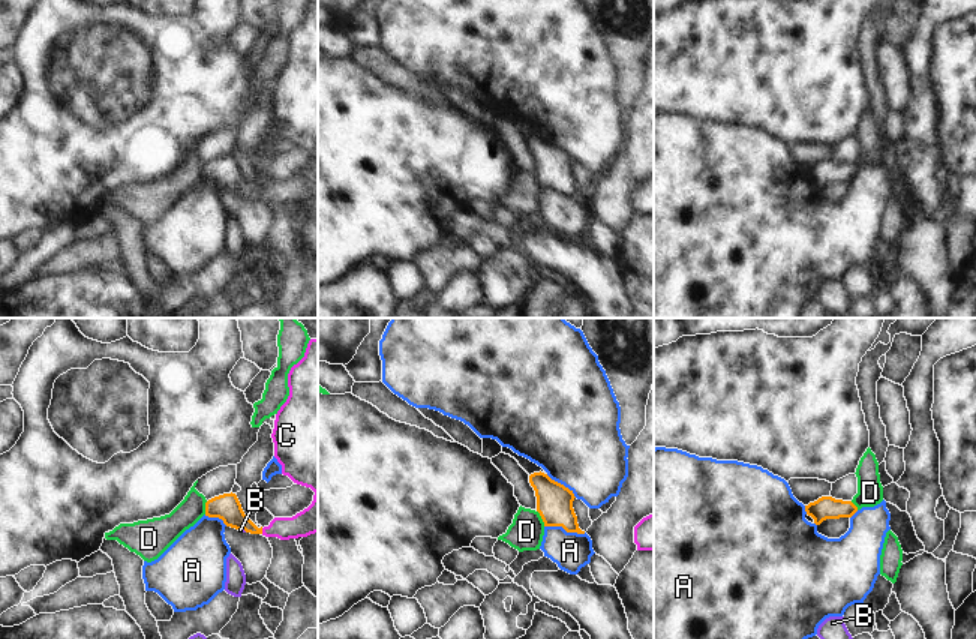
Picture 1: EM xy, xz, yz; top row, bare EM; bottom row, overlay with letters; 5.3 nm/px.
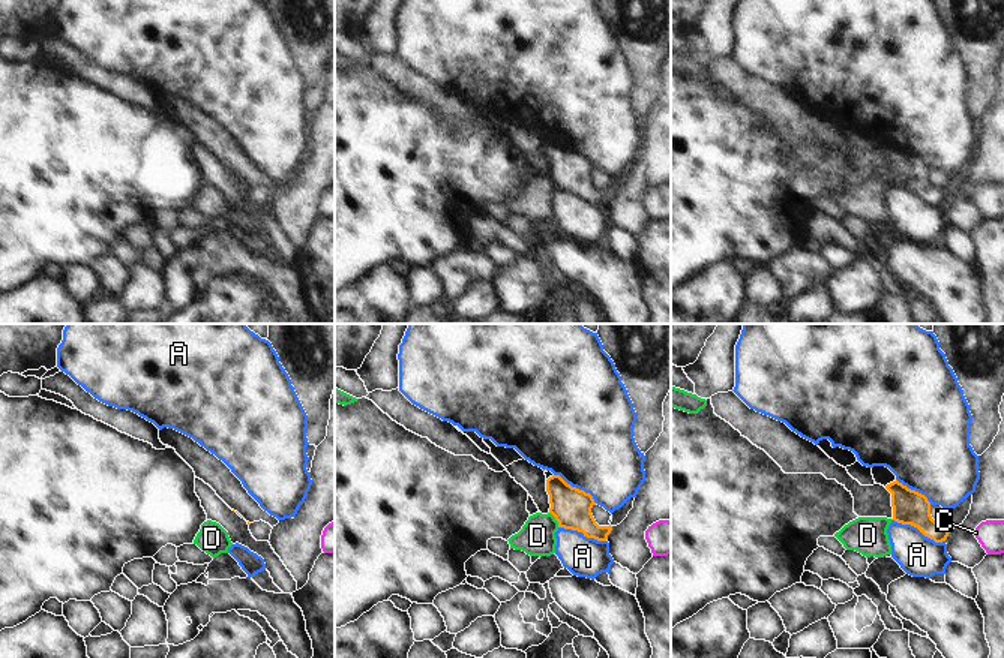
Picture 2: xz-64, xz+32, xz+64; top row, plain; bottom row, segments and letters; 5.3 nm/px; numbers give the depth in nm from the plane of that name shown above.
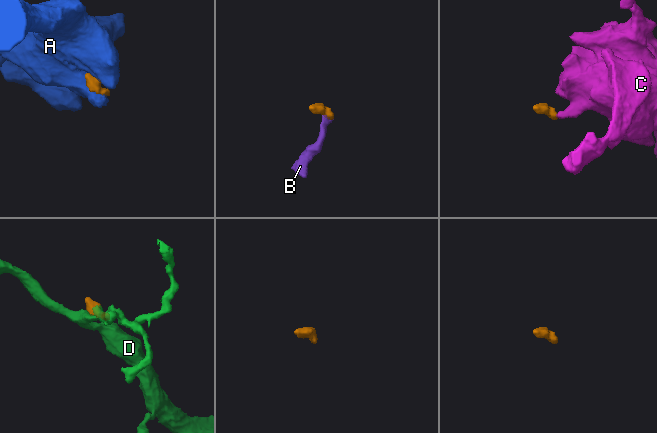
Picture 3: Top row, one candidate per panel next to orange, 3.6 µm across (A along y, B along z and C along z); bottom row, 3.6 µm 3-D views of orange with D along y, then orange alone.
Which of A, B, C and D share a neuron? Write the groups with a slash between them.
A / B C / D

